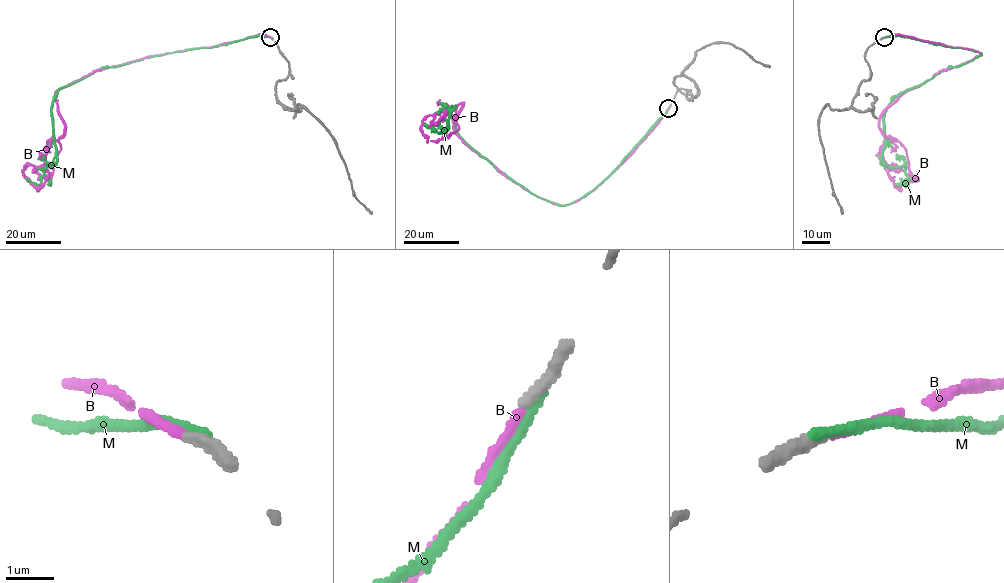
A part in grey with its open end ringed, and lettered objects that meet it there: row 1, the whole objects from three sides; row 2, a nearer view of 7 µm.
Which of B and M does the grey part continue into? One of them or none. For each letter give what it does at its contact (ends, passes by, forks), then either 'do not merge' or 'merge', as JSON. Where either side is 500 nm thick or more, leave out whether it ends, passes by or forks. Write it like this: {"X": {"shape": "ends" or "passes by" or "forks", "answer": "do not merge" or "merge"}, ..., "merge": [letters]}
{"B": {"shape": "ends", "answer": "merge"}, "M": {"shape": "ends", "answer": "do not merge"}, "merge": ["B"]}

